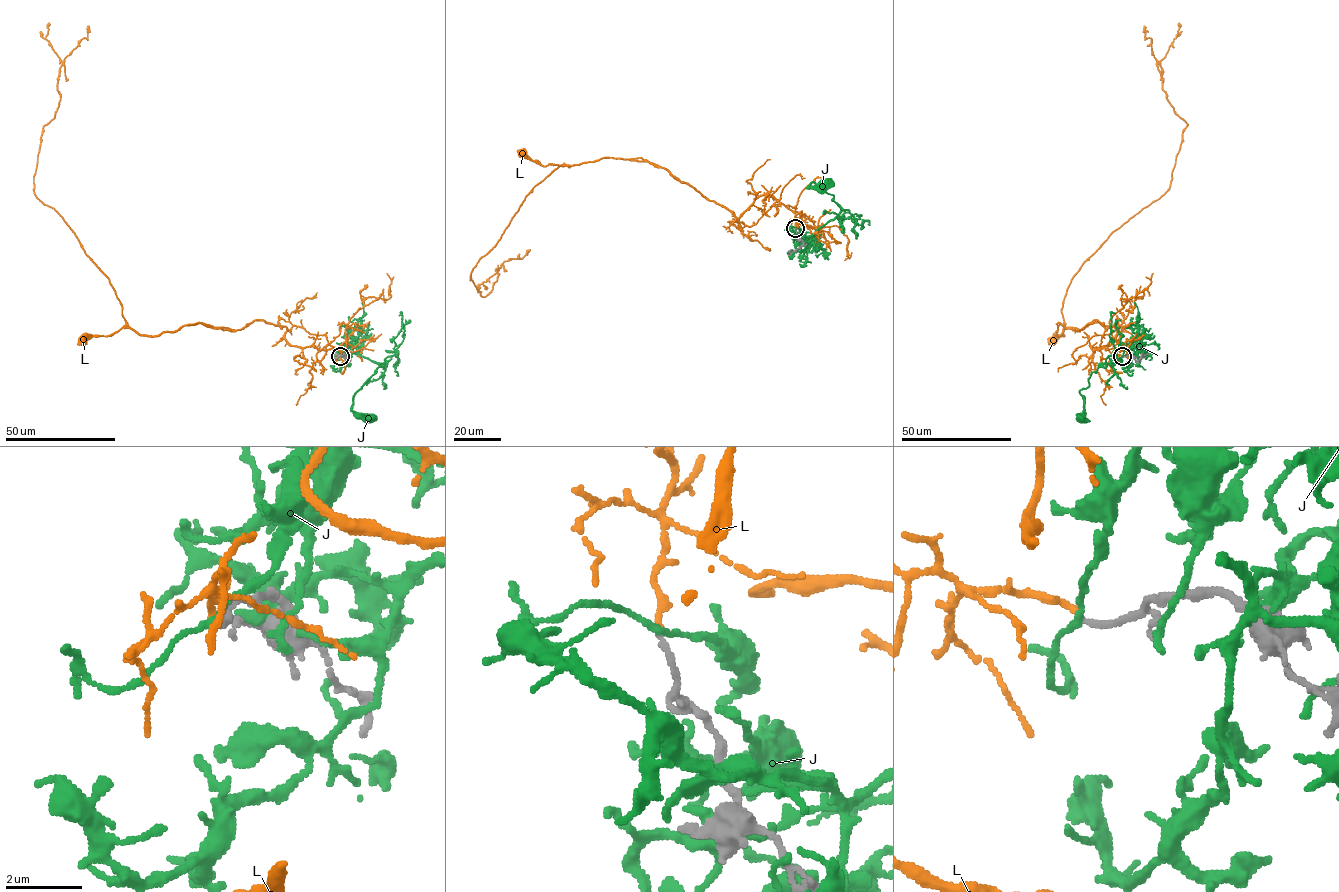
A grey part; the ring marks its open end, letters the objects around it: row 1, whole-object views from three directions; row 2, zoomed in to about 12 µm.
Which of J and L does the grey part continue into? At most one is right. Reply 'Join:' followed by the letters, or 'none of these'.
Join: L

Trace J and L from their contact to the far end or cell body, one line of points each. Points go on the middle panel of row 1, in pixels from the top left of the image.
J: (795, 228), (802, 239), (810, 238), (841, 210), (832, 194), (819, 192), (814, 182), (808, 186), (826, 182)
L: (795, 228), (795, 214), (766, 194), (737, 221), (728, 210), (652, 163), (603, 157), (541, 166), (520, 152)

